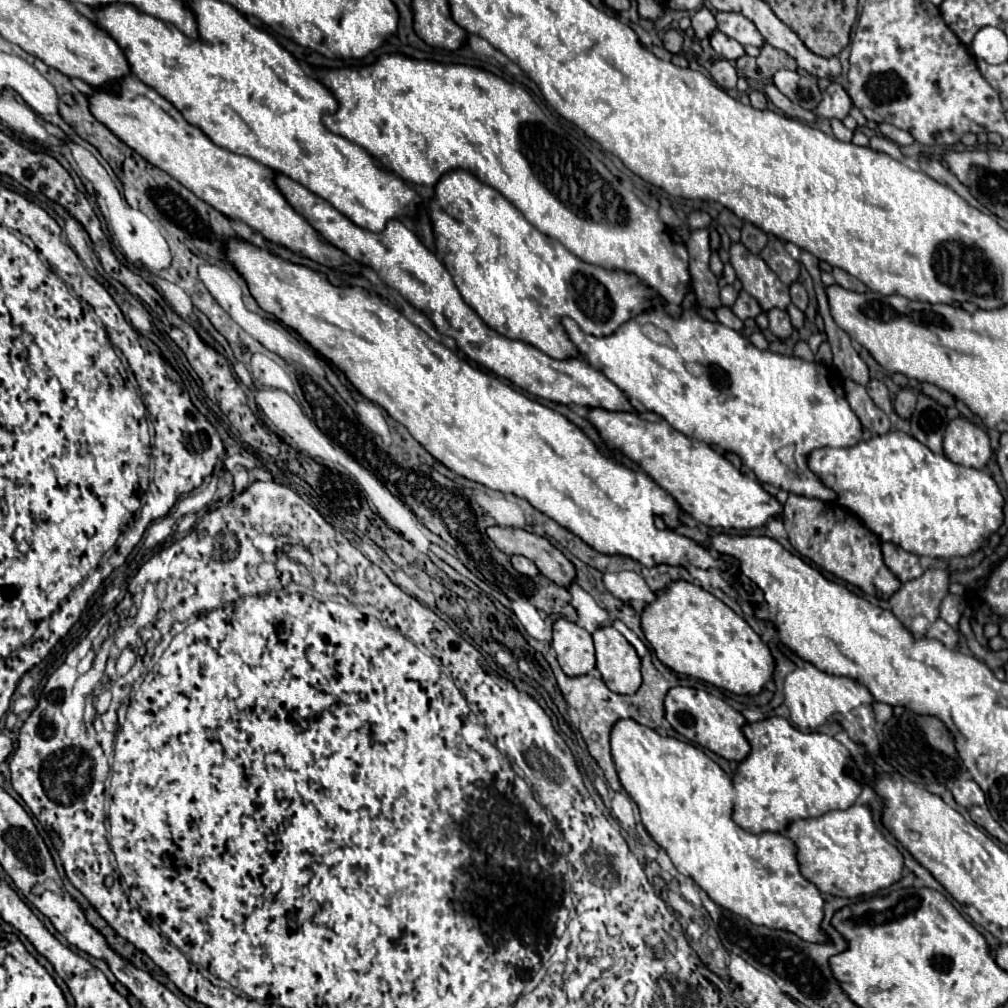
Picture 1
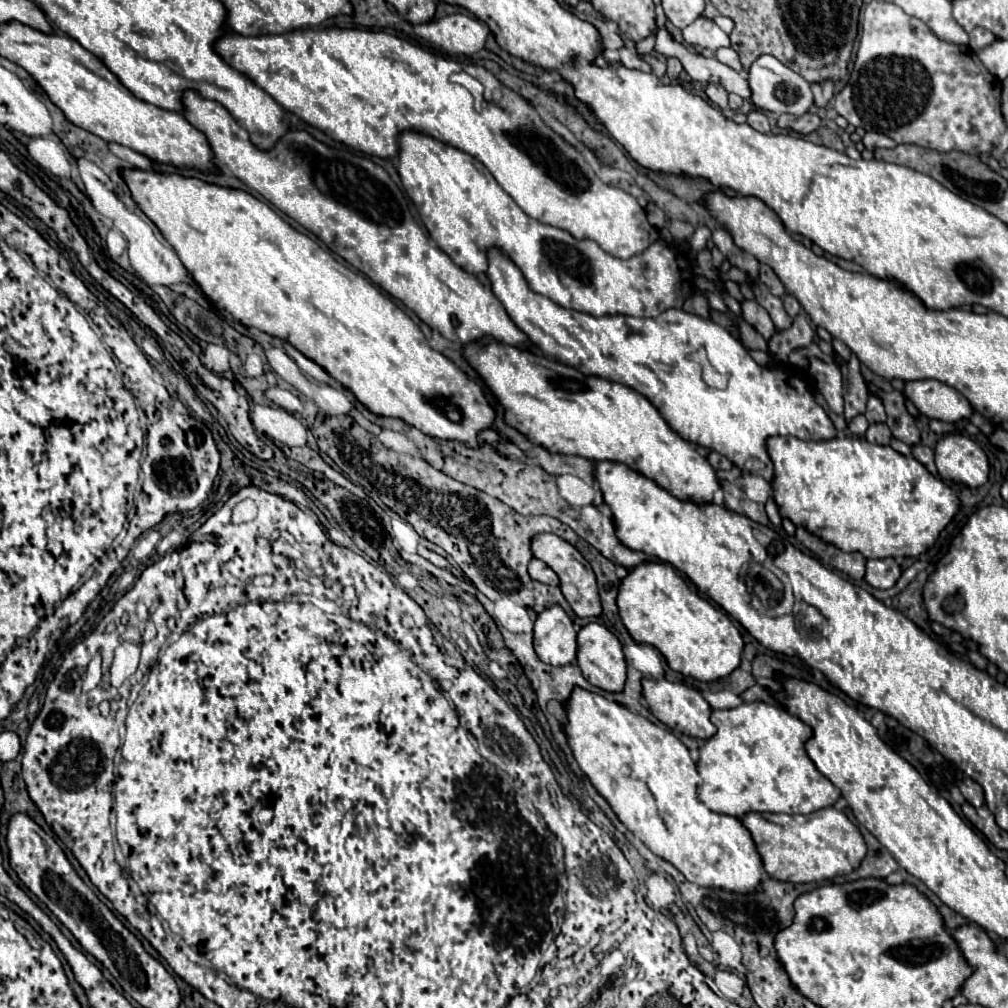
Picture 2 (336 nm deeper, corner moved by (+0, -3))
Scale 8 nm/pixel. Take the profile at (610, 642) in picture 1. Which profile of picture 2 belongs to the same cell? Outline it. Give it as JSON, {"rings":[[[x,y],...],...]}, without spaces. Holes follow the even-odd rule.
{"rings":[[[589,623],[577,633],[577,665],[583,677],[603,691],[619,693],[625,685],[627,667],[621,643],[599,623]]]}

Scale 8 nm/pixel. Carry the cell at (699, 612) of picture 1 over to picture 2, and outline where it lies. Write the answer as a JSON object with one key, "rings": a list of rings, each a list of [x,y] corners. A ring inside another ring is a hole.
{"rings":[[[643,561],[629,569],[619,583],[617,607],[629,635],[637,643],[657,647],[673,671],[699,681],[715,681],[741,663],[743,639],[729,615],[691,591],[669,563]]]}

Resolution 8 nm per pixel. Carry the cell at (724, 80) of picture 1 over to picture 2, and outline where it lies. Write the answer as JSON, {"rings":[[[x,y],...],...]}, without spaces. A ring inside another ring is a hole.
{"rings":[[[707,85],[705,95],[707,95],[707,99],[709,99],[715,107],[727,109],[727,91],[721,89],[721,85]]]}

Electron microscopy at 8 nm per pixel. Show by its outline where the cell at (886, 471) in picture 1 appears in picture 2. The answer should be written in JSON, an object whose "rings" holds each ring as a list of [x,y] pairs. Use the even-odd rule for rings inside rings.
{"rings":[[[775,435],[765,441],[765,447],[773,461],[771,491],[781,517],[845,553],[859,551],[867,559],[917,557],[933,547],[939,531],[959,511],[957,493],[945,481],[933,477],[917,459],[905,457],[891,447],[873,445],[863,437],[841,435],[827,441],[801,441]]]}

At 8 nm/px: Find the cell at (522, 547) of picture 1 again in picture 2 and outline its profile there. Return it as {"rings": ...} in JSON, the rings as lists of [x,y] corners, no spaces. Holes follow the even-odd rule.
{"rings":[[[541,533],[541,535],[533,537],[533,555],[537,559],[545,561],[559,575],[561,591],[577,617],[599,617],[601,615],[601,599],[599,599],[599,591],[597,591],[595,573],[591,569],[589,561],[573,545],[569,545],[565,539],[557,537],[553,533]]]}

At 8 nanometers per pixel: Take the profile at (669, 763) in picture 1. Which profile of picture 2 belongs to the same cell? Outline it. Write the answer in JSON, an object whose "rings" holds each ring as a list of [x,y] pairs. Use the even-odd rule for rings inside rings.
{"rings":[[[573,687],[569,699],[565,701],[565,717],[567,723],[563,725],[563,733],[567,735],[575,761],[589,777],[597,793],[611,805],[619,821],[637,839],[641,839],[655,855],[675,865],[687,881],[693,881],[699,887],[721,887],[739,893],[757,889],[763,877],[763,863],[753,845],[751,833],[737,817],[713,813],[699,801],[697,765],[689,757],[689,749],[671,731],[657,727],[643,715],[637,715],[627,707],[581,687]]]}

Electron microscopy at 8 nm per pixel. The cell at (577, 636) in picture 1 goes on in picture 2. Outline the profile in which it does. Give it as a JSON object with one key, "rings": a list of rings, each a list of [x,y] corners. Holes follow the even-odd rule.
{"rings":[[[551,605],[541,611],[533,627],[533,647],[543,663],[569,665],[577,657],[577,633],[569,615],[559,607]]]}

